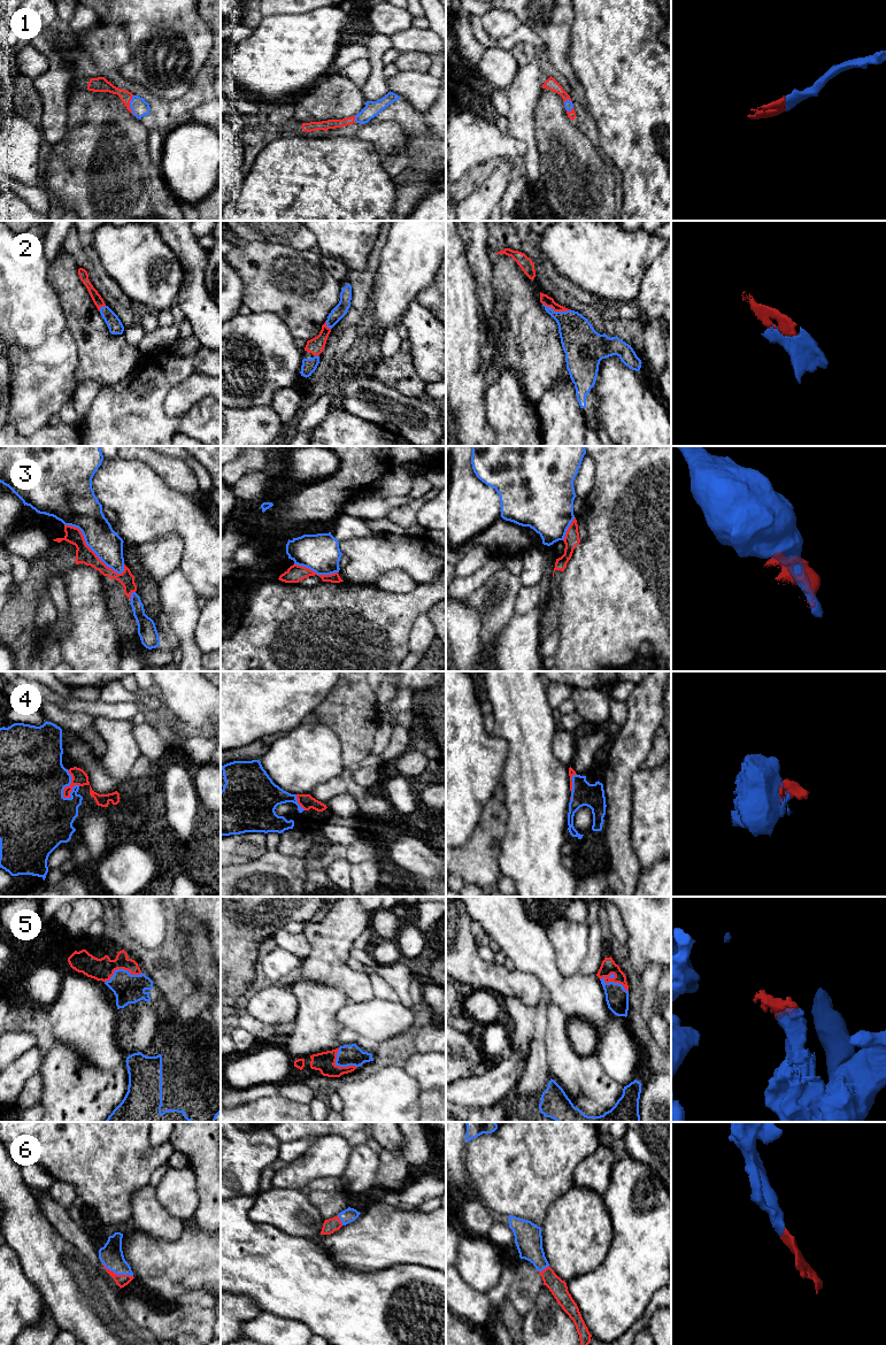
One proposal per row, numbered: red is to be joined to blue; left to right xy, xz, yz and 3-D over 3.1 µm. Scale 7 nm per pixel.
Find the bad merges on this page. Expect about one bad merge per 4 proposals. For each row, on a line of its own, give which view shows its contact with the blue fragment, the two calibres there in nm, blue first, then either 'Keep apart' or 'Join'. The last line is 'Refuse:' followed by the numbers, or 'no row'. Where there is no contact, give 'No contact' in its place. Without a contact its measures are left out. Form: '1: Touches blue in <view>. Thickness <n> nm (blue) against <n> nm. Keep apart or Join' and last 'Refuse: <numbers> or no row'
1: Touches blue in xy. Thickness 120 nm (blue) against 100 nm. Join
2: Touches blue in yz. Thickness 260 nm (blue) against 70 nm. Join
3: Touches blue in xy. Thickness 220 nm (blue) against 120 nm. Keep apart
4: Touches blue in xy. Thickness 460 nm (blue) against 110 nm. Join
5: Touches blue in xy. Thickness 200 nm (blue) against 160 nm. Join
6: Touches blue in xy. Thickness 160 nm (blue) against 80 nm. Join
Refuse: 3

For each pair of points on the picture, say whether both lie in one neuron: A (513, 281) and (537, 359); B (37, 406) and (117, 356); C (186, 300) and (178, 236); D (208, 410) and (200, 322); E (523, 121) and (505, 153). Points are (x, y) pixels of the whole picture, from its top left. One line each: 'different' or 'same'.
A: same
B: different
C: same
D: different
E: different

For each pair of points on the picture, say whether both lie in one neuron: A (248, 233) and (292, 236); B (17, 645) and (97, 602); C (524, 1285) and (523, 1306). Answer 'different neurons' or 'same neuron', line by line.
A: same neuron
B: different neurons
C: same neuron

